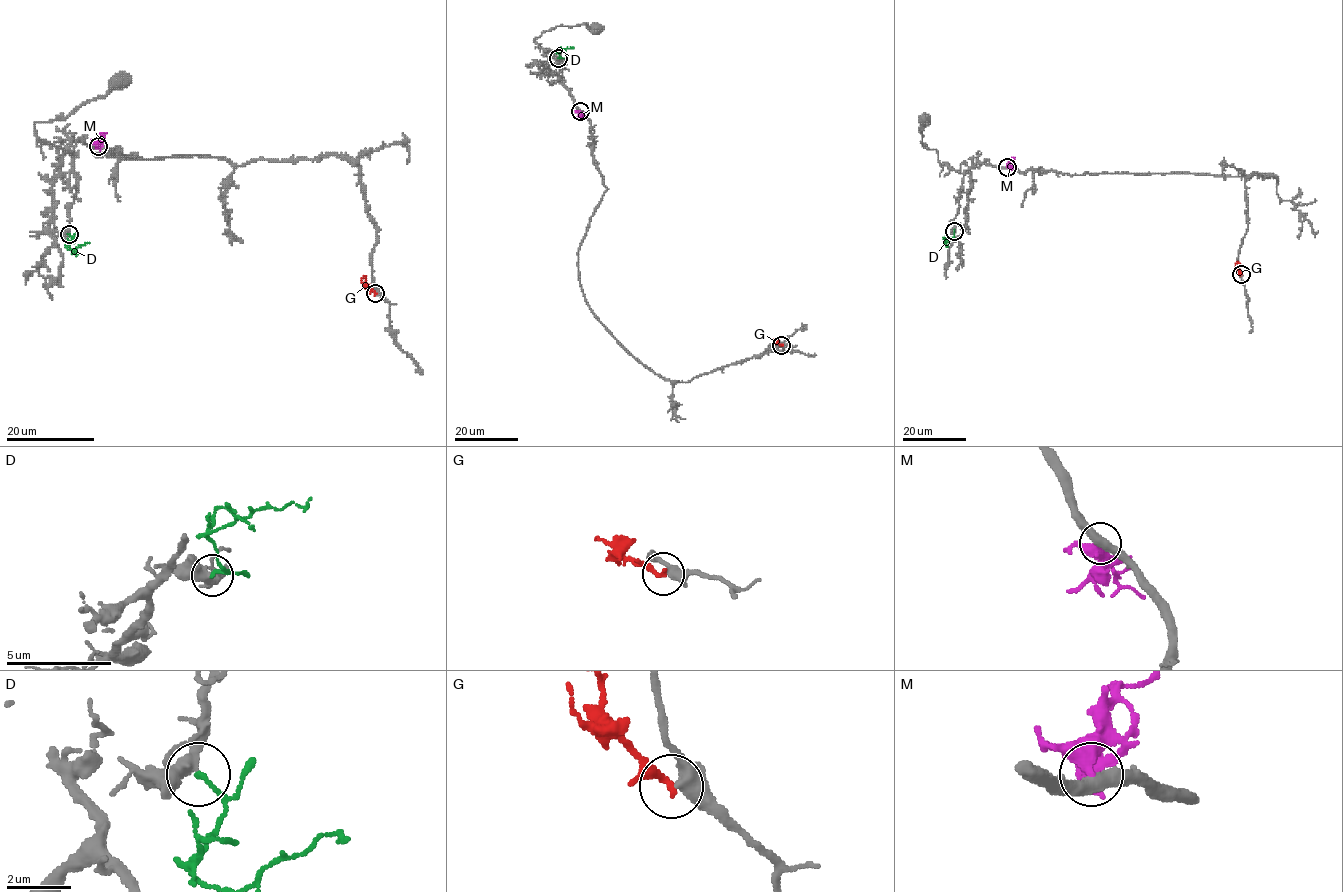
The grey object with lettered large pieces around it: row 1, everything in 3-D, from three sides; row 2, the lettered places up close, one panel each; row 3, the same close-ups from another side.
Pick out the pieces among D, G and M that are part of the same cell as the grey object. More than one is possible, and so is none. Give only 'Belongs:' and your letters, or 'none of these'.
Belongs: D

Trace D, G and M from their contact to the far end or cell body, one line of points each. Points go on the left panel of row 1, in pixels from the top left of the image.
D: (69, 234), (72, 241), (69, 249), (75, 250), (90, 243)
G: (375, 292), (360, 278)
M: (98, 147), (98, 139), (107, 132)

